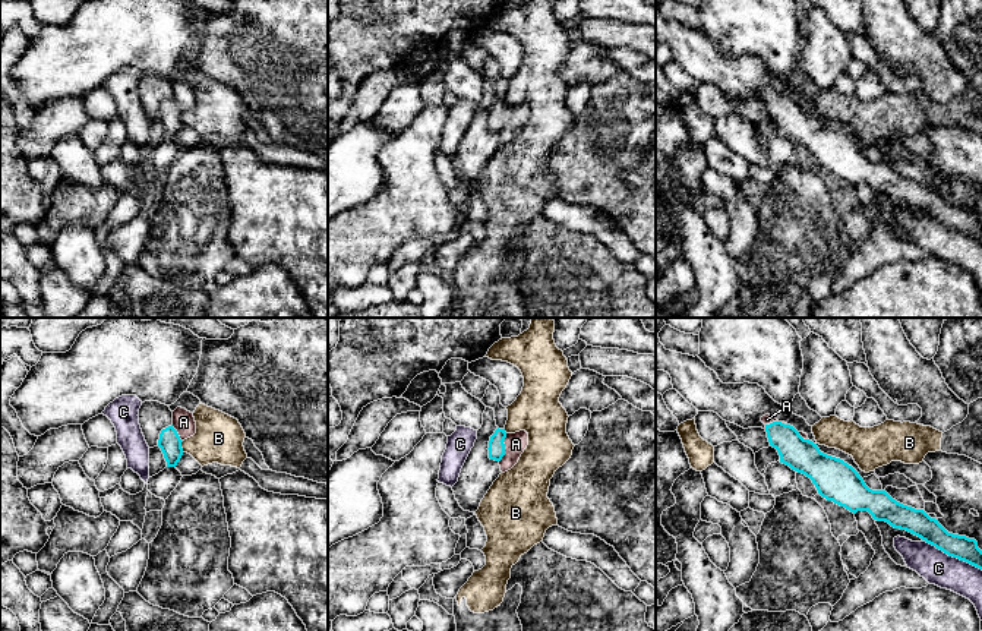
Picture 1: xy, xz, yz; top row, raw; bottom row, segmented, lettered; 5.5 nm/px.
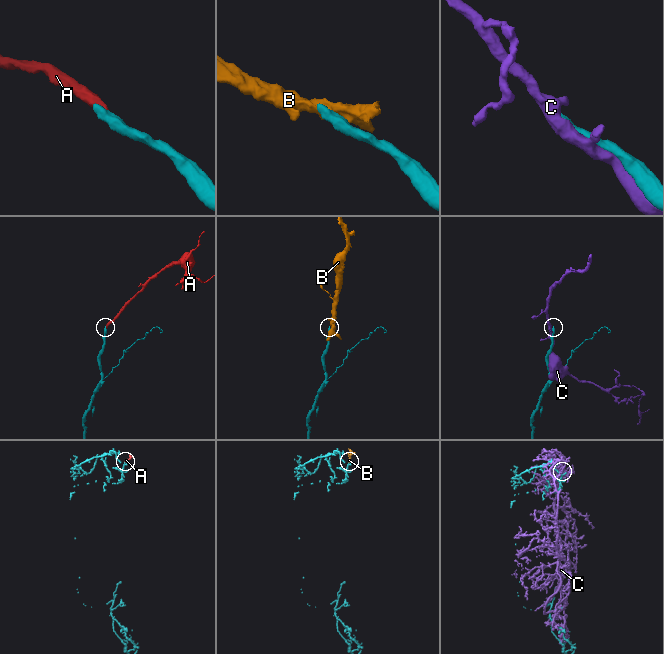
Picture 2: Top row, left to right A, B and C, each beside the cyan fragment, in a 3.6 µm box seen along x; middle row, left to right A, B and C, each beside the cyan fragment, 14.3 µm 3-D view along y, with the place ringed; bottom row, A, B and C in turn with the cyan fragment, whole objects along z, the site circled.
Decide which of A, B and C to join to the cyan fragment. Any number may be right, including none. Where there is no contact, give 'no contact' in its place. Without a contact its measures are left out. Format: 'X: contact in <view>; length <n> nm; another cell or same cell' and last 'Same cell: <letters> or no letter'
A: contact in xz; length 170 nm; same cell
B: contact in xy; length 60 nm; another cell
C: contact in yz; length 360 nm; another cell
Same cell: A

